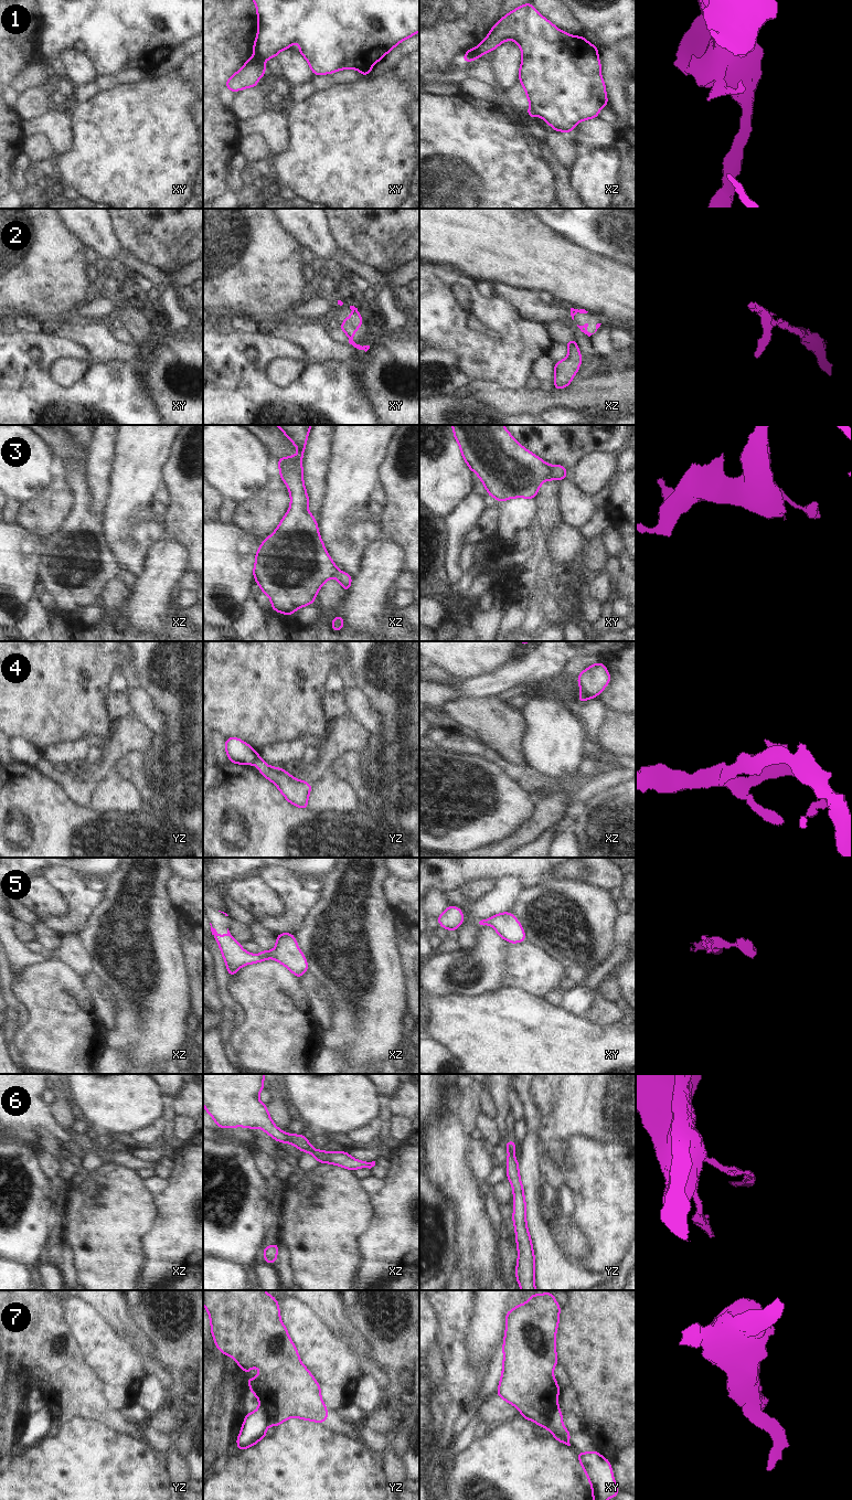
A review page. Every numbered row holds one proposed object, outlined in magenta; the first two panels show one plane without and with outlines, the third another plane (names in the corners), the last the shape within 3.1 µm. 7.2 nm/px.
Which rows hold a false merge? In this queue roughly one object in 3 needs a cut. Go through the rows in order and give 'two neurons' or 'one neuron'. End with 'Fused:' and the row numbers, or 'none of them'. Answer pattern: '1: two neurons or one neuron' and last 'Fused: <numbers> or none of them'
1: two neurons
2: one neuron
3: one neuron
4: two neurons
5: one neuron
6: two neurons
7: two neurons
Fused: 1, 4, 6, 7

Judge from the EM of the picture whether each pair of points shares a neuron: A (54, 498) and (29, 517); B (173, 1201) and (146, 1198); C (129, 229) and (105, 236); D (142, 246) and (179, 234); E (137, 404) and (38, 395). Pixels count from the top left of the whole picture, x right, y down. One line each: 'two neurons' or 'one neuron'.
A: one neuron
B: two neurons
C: two neurons
D: one neuron
E: one neuron

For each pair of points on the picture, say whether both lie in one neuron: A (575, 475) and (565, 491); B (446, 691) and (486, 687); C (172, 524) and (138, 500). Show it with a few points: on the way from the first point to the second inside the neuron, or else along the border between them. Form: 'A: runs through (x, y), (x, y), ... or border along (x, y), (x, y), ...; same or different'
A: border along (566, 477), (589, 497); different
B: runs through (456, 691), (461, 687), (476, 687); same
C: border along (168, 493), (169, 504), (166, 510), (163, 531); different

